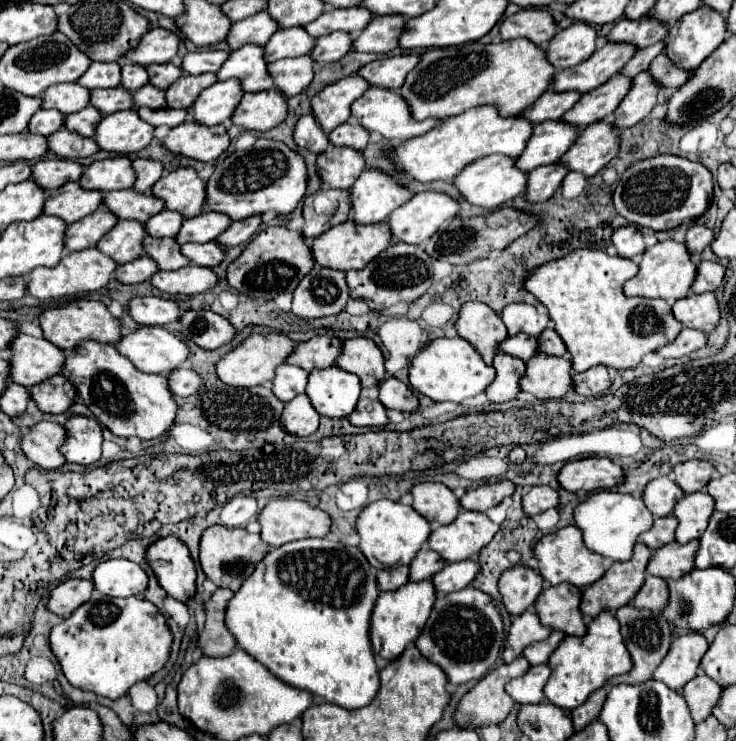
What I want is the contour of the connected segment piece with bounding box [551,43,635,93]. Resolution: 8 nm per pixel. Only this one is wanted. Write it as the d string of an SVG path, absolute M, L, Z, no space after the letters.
M605 43L577 67L555 71L551 87L553 91L589 93L617 75L617 71L629 61L629 57L633 57L633 53L635 47L629 47L627 43Z

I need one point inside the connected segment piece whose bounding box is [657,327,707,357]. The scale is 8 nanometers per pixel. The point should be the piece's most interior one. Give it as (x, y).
(690, 340)

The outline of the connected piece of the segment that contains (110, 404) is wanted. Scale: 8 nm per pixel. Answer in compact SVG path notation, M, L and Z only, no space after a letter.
M81 343L81 347L75 347L75 353L67 355L63 375L77 387L77 395L81 395L95 419L117 437L137 437L141 441L157 439L165 435L175 421L177 403L167 377L139 371L113 345Z

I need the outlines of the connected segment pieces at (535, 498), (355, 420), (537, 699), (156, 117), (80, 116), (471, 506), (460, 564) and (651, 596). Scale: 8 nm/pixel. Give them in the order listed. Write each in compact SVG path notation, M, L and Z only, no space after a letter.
M547 485L543 487L531 487L525 495L523 495L523 509L527 511L529 517L543 513L551 507L559 505L559 493Z
M359 399L353 415L349 415L351 425L357 427L383 427L389 423L387 409L383 413L383 405L373 399Z
M537 665L537 667L531 667L525 675L511 679L507 683L507 691L521 705L527 705L527 703L535 705L535 703L541 703L545 699L543 687L545 687L549 677L551 677L551 667Z
M141 107L137 113L143 121L151 123L153 127L159 127L159 125L177 127L187 119L187 111L177 111L177 109L169 109L169 107L163 107L163 109L157 109L157 111Z
M87 105L77 113L65 115L65 129L85 137L93 137L93 125L97 125L97 119L101 119L101 113L95 107Z
M495 481L485 483L475 489L469 489L461 497L461 507L469 511L487 511L495 505L499 505L505 497L511 497L515 491L515 485L511 481Z
M475 559L447 563L443 571L439 571L431 581L439 593L451 593L451 591L469 587L479 575L479 571L481 571L481 565Z
M649 575L645 585L641 587L639 595L633 599L635 607L641 609L651 609L651 611L661 611L669 601L669 587L667 581L661 577Z

